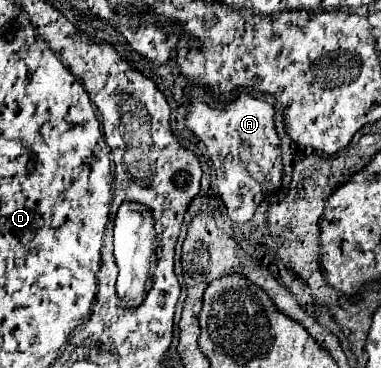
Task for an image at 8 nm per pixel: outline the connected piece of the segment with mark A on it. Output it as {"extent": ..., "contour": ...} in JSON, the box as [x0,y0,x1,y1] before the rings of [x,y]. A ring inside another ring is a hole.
{"extent":[186,94,282,224],"contour":[[[240,94],[236,102],[228,104],[226,108],[208,108],[204,102],[194,102],[192,110],[188,112],[186,118],[186,128],[194,132],[198,140],[202,140],[208,148],[208,156],[214,162],[216,168],[216,186],[222,202],[228,208],[228,216],[244,224],[252,218],[254,210],[258,208],[260,200],[264,198],[266,192],[272,192],[280,184],[280,172],[282,172],[282,158],[280,158],[280,140],[274,130],[274,108],[258,100],[250,94]],[[247,161],[255,162],[260,166],[260,172],[264,176],[264,184],[257,182],[248,175]]]}

